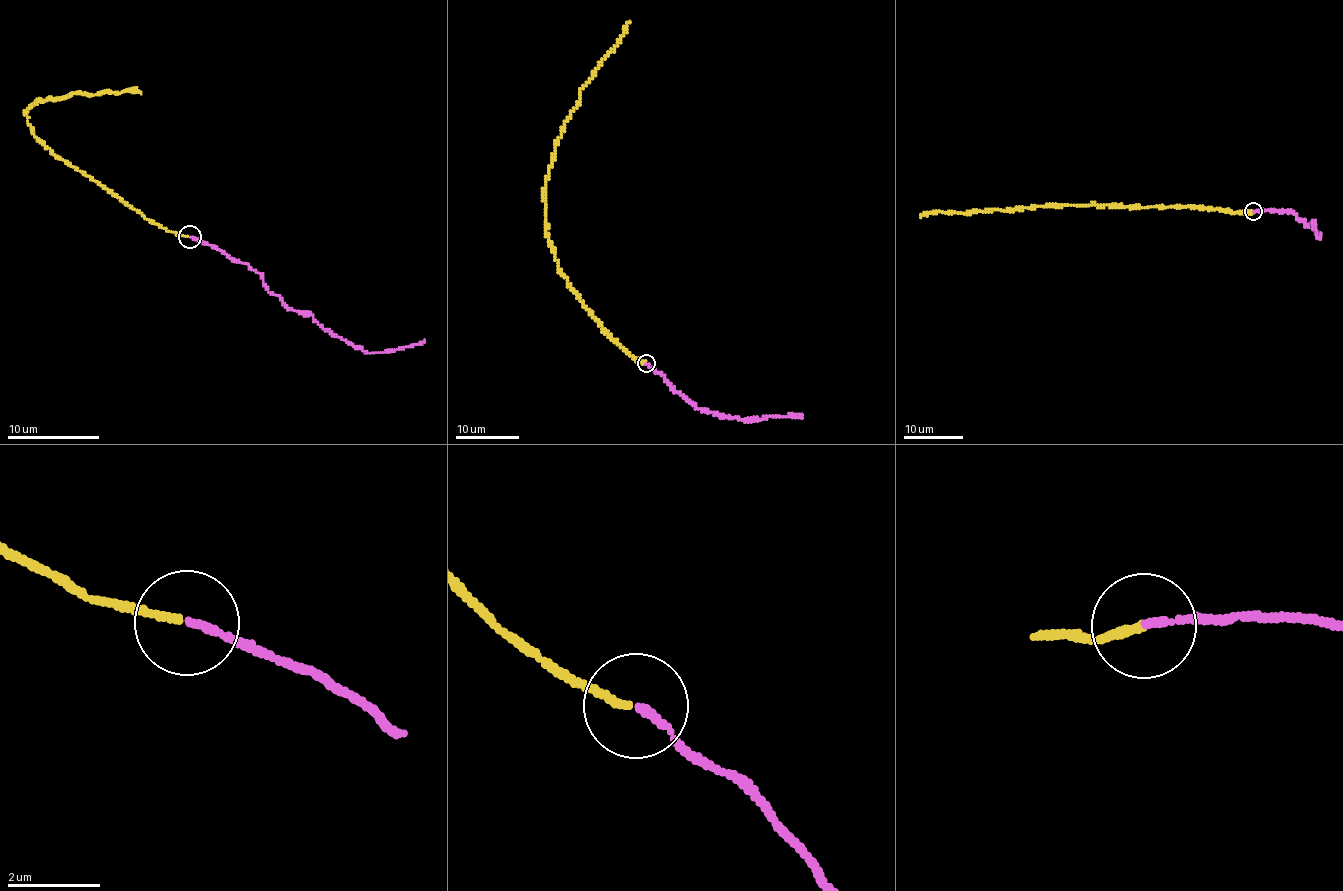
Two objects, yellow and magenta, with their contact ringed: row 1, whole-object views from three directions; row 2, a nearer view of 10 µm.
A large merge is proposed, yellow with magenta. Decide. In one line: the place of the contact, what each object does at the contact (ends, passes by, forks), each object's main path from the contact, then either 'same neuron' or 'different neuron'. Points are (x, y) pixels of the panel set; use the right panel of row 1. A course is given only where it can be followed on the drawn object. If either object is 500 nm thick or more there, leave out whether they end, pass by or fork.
place (1253, 211); yellow ends; magenta ends; course yellow (1253, 211), (1245, 213), (1156, 206), (1129, 208), (1085, 205), (926, 212), (920, 216); course magenta (1253, 211), (1287, 209), (1308, 226), (1310, 223), (1319, 237), (1313, 221); same neuron

